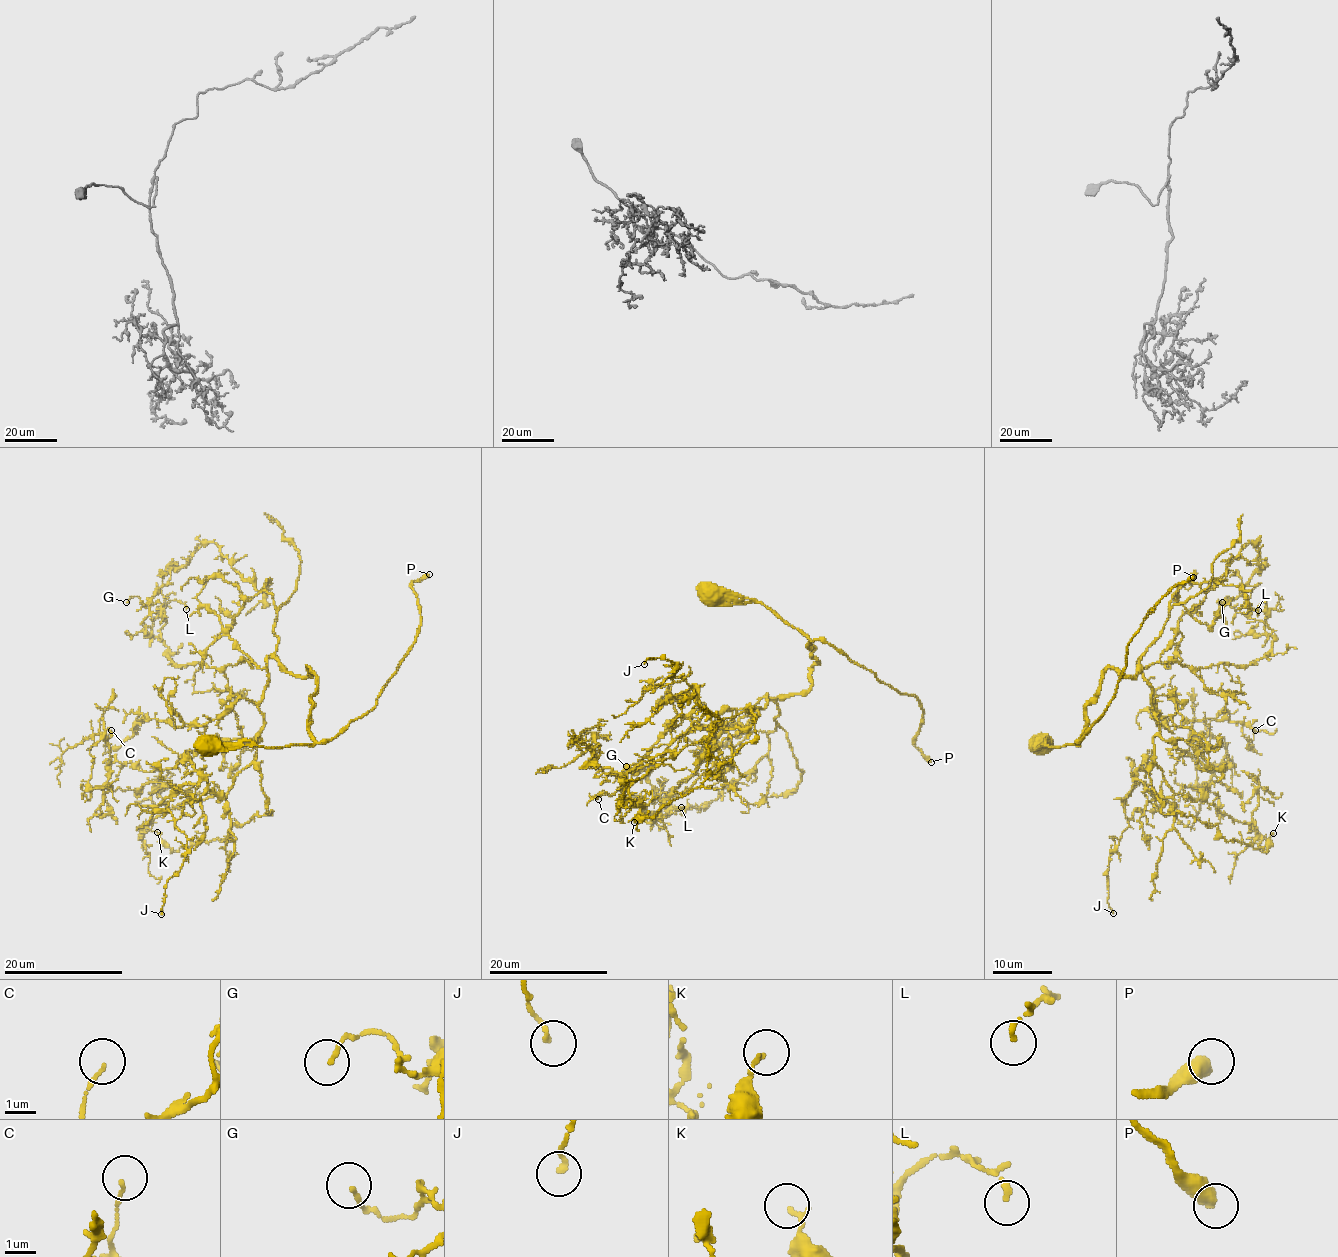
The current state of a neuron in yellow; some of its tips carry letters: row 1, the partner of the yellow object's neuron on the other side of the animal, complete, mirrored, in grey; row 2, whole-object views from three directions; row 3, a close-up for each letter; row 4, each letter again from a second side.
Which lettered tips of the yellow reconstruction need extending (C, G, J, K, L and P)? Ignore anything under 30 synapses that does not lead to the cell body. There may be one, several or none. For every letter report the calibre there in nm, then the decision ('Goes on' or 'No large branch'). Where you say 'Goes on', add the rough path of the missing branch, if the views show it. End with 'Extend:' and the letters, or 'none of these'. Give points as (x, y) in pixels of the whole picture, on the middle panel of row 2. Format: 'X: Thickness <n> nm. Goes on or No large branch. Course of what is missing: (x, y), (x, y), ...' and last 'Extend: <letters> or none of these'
C: Thickness 110 nm. No large branch
G: Thickness 130 nm. No large branch
J: Thickness 160 nm. No large branch
K: Thickness 170 nm. No large branch
L: Thickness 170 nm. No large branch
P: Thickness 480 nm. Goes on
Extend: P

